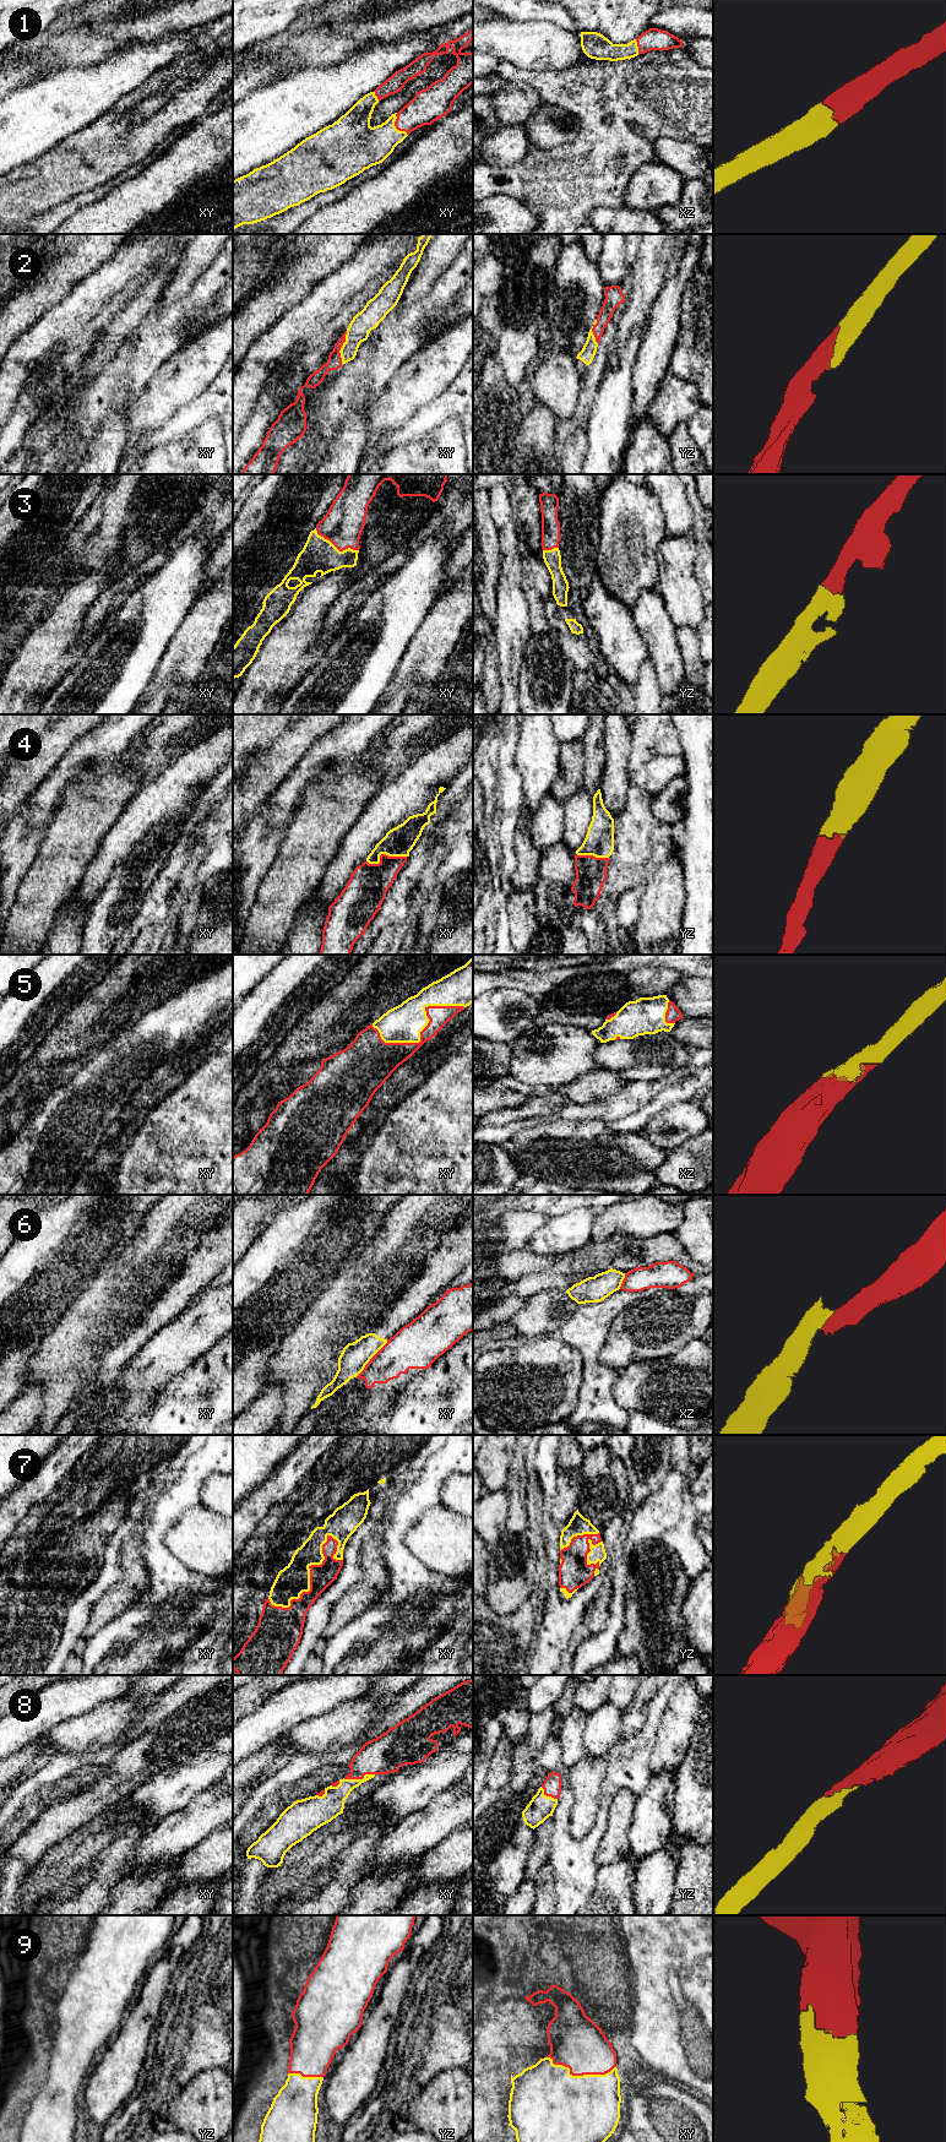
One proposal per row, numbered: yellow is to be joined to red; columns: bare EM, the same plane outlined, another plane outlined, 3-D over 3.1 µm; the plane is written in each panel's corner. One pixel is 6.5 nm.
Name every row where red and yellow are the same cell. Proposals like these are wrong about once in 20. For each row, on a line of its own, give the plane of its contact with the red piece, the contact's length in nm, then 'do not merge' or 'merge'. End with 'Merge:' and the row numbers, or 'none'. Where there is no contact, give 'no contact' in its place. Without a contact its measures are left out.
1: xy | 170 nm | merge
2: xy | 220 nm | merge
3: xy | 320 nm | merge
4: xy | 260 nm | merge
5: xy | 650 nm | merge
6: xy | 320 nm | do not merge
7: xy | 600 nm | merge
8: xy | 220 nm | merge
9: xy | 460 nm | merge
Merge: 1, 2, 3, 4, 5, 7, 8, 9

